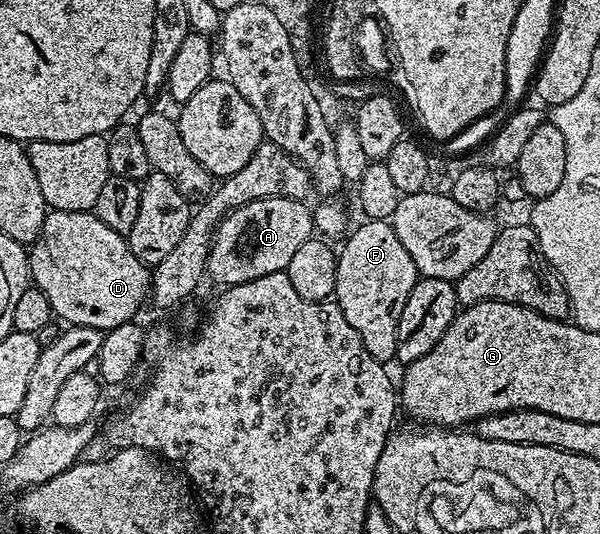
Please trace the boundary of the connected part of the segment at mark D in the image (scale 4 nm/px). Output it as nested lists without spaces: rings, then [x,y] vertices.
[[[53,209],[47,210],[46,220],[42,226],[42,231],[38,234],[38,239],[29,248],[30,257],[30,278],[33,286],[38,287],[44,293],[44,297],[48,297],[48,301],[52,305],[55,316],[60,320],[67,319],[67,324],[76,327],[91,327],[100,332],[108,332],[116,325],[124,325],[131,322],[135,318],[134,315],[142,307],[142,302],[147,302],[150,293],[150,280],[152,271],[149,266],[141,263],[140,260],[133,255],[132,249],[129,248],[127,240],[124,238],[123,232],[113,231],[108,229],[108,225],[104,225],[104,221],[100,221],[98,216],[89,211],[56,211]]]

